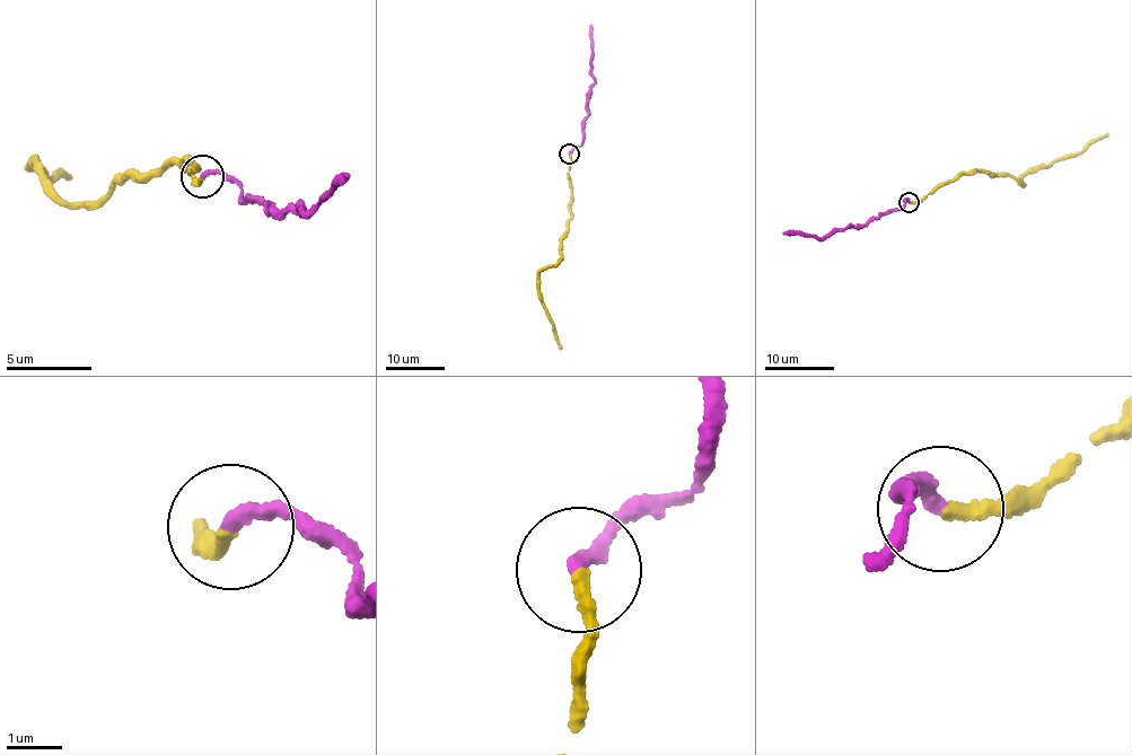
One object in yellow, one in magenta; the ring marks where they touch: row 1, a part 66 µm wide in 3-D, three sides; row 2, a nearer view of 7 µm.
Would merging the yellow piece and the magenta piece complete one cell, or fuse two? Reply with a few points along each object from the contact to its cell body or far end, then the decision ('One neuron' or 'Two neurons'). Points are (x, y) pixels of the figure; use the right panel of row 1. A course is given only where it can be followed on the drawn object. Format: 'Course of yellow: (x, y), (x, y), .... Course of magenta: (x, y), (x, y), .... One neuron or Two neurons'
Course of yellow: (909, 202), (920, 200), (963, 173), (1008, 175), (1021, 185), (1021, 177), (1078, 156), (1108, 132). Course of magenta: (909, 202), (907, 199), (905, 204), (867, 225), (850, 225), (821, 238), (788, 230), (783, 234). One neuron

